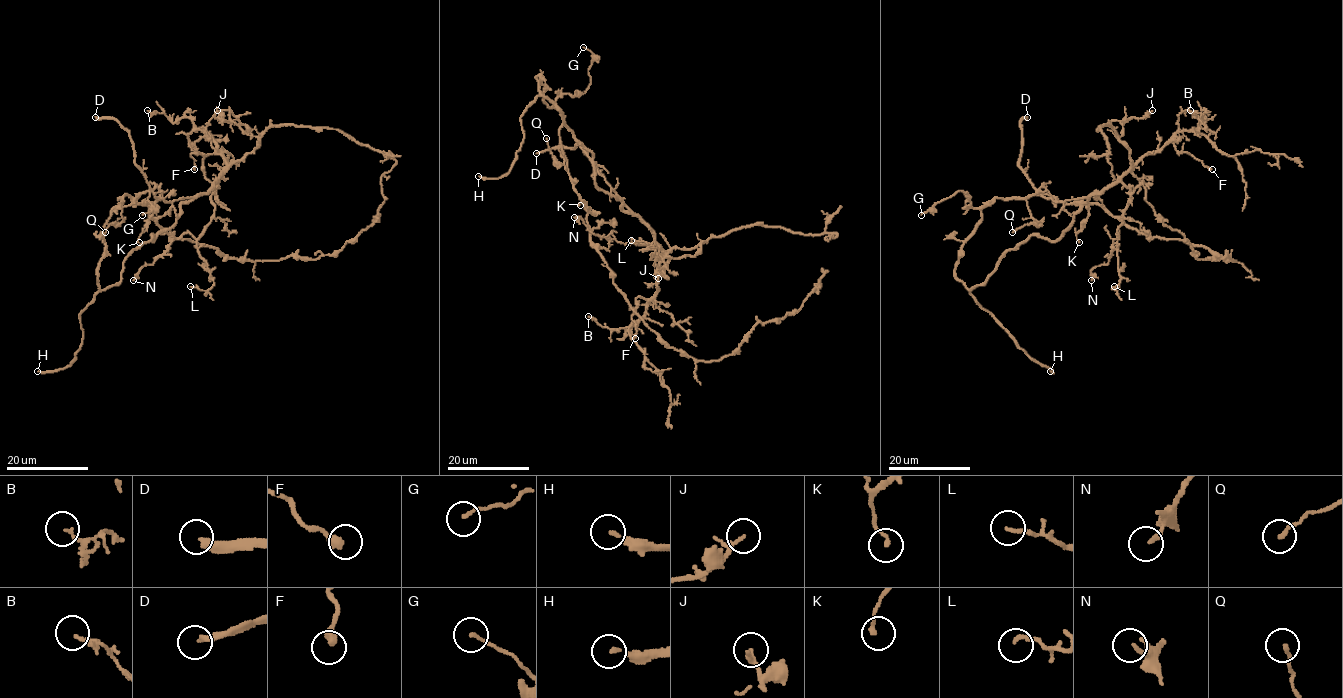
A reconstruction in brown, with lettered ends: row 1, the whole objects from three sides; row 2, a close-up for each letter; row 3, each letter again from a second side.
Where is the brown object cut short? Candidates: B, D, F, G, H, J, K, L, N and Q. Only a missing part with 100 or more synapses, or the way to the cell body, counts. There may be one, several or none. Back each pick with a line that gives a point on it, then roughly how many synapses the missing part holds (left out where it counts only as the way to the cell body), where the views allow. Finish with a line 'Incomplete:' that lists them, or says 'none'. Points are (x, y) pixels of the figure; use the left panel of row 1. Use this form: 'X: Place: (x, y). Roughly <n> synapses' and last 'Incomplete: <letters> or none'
D: Place: (95, 117)
H: Place: (37, 371). Roughly 300 synapses
Incomplete: D, H

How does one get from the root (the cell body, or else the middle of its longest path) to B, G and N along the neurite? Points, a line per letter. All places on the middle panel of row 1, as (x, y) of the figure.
B: (545, 102), (539, 81), (592, 153), (594, 183), (648, 227), (668, 259), (635, 325), (607, 328), (588, 316)
G: (545, 102), (551, 107), (562, 94), (580, 96), (585, 92), (591, 82), (588, 69), (593, 54), (583, 47)
N: (545, 102), (539, 81), (592, 153), (594, 183), (648, 227), (658, 253), (600, 237), (574, 217)

